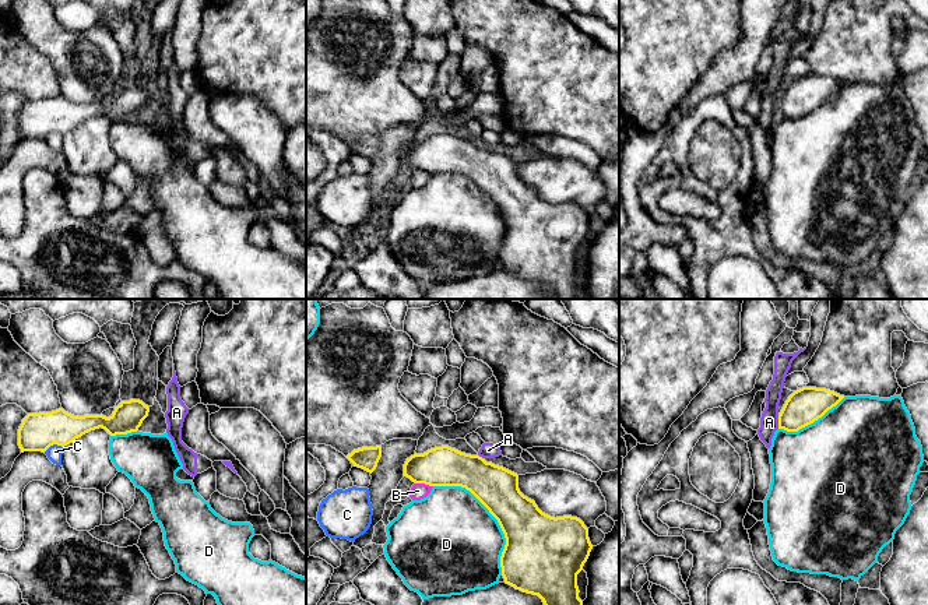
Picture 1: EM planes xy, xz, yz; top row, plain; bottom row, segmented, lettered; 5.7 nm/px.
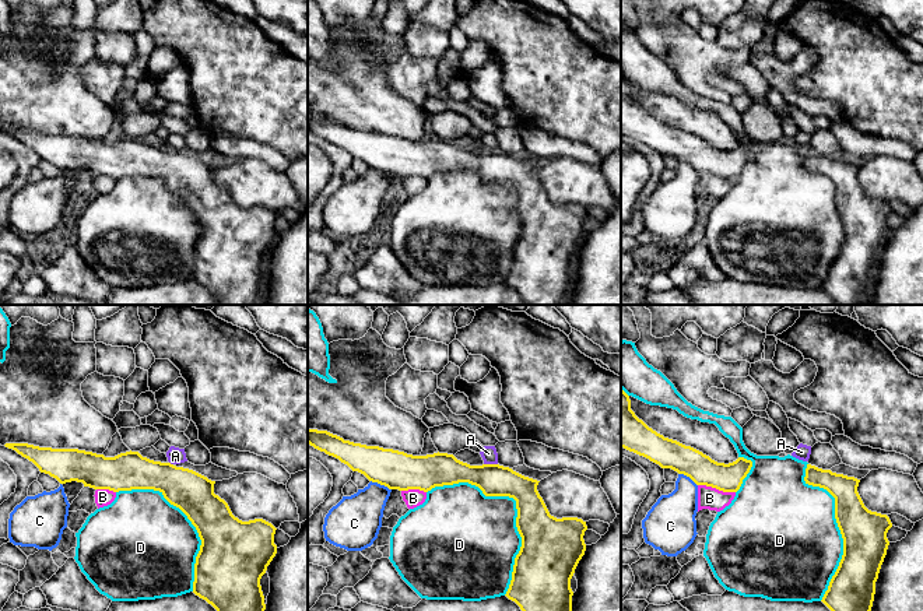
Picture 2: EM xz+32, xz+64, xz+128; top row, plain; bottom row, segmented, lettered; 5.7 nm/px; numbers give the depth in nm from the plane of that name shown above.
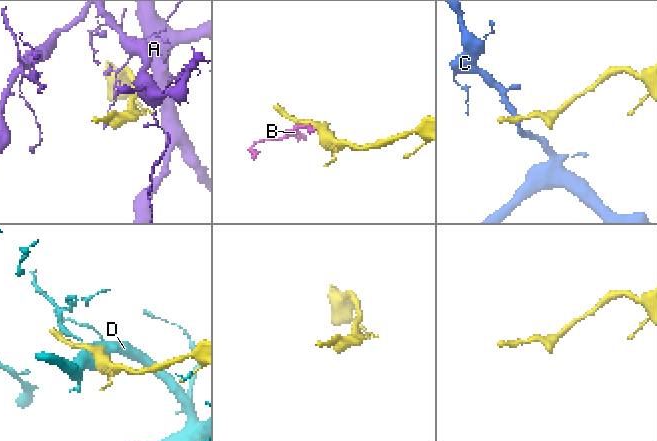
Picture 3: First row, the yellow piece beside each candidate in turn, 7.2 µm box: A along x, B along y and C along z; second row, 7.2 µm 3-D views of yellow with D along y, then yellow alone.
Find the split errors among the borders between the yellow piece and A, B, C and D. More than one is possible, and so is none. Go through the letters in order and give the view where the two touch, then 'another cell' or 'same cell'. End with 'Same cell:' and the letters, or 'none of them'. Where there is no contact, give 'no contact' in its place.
A: yz | another cell
B: xz | another cell
C: xy | another cell
D: xz | another cell
Same cell: none of them

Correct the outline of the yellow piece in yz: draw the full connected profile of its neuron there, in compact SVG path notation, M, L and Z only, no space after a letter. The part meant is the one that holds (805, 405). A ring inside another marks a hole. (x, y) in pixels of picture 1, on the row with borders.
M802 387L785 401L778 415L778 429L798 432L822 418L843 398L844 395L826 388Z

